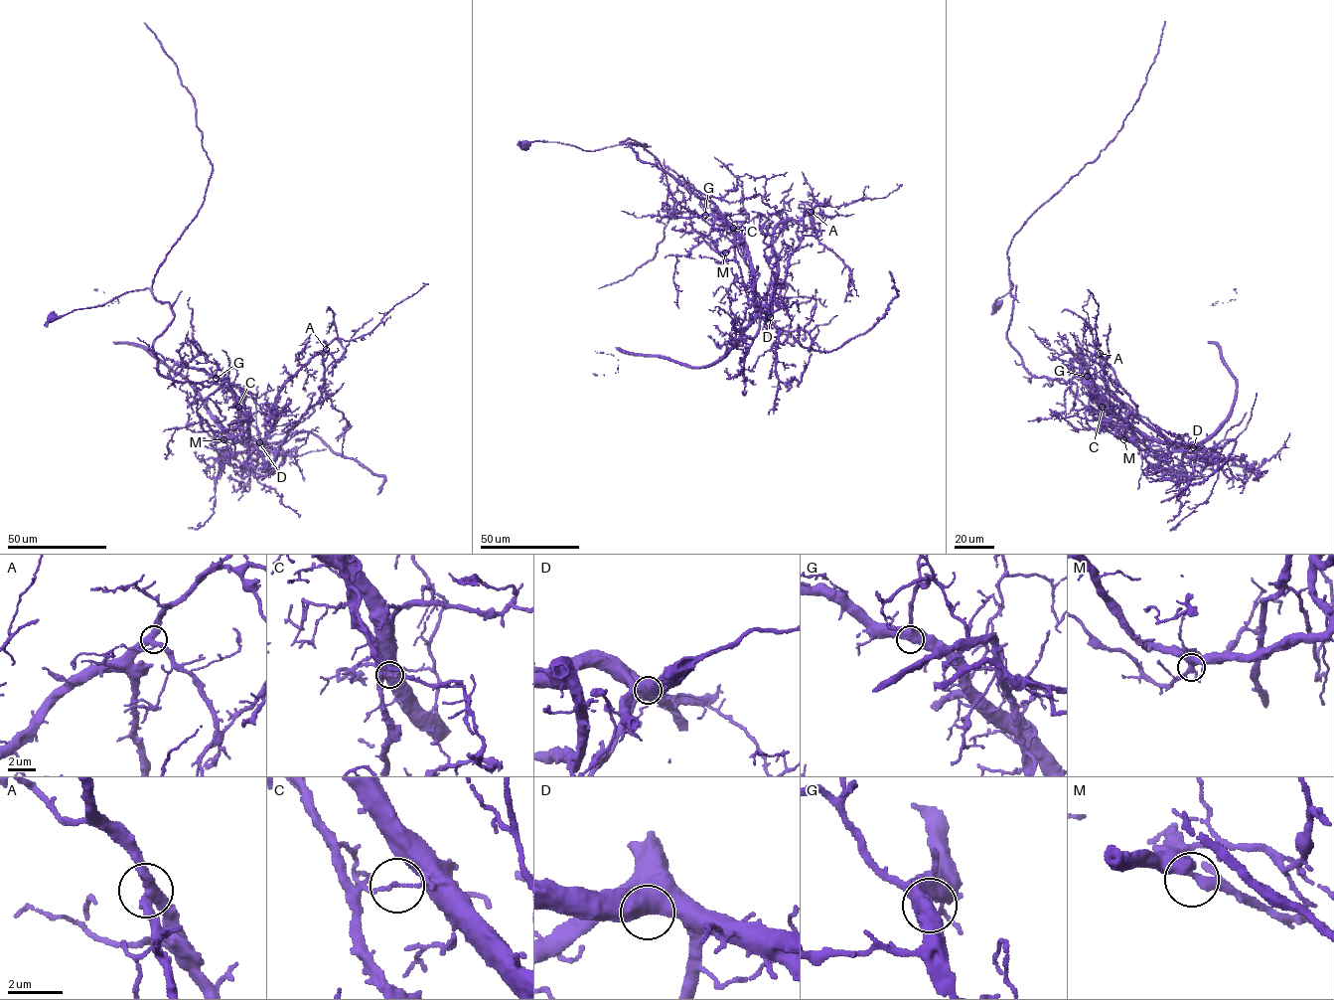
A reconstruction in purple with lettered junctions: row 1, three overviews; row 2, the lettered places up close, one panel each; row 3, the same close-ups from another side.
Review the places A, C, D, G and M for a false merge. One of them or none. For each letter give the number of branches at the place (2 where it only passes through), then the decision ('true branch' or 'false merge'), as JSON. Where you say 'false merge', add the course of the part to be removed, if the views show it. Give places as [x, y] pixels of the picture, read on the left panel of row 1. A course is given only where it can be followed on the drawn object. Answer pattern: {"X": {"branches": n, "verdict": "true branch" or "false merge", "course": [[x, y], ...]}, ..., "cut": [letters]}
{"A": {"branches": 3, "verdict": "true branch"}, "C": {"branches": 2, "verdict": "false merge", "course": [[238, 407], [227, 377], [177, 382], [153, 349], [174, 312], [153, 279], [213, 168], [195, 99], [144, 23]]}, "D": {"branches": 2, "verdict": "true branch"}, "G": {"branches": 2, "verdict": "true branch"}, "M": {"branches": 2, "verdict": "true branch"}, "cut": ["C"]}

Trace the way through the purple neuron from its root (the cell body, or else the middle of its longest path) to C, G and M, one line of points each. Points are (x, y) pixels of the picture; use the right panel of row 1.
C: (994, 306), (1011, 281), (1007, 339), (1022, 365), (1062, 383), (1078, 376), (1102, 407)
G: (994, 306), (1012, 288), (1011, 281), (1013, 313), (1007, 339), (1032, 375), (1066, 383), (1076, 367), (1087, 376)
M: (994, 306), (1011, 281), (1007, 339), (1022, 365), (1062, 383), (1078, 376), (1123, 439)

